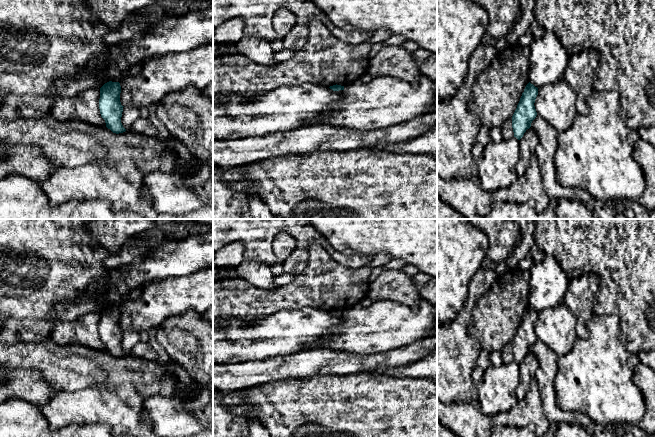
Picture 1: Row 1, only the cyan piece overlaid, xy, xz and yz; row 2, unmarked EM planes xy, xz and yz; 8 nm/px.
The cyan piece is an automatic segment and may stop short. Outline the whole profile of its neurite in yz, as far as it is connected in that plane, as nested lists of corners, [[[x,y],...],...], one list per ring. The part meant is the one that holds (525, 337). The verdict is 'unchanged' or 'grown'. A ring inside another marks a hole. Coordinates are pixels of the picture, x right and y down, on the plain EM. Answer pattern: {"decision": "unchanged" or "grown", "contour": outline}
{"decision": "unchanged", "contour": [[[529,306],[524,313],[517,332],[512,340],[514,361],[518,364],[520,364],[526,354],[531,351],[532,345],[537,340],[534,330],[537,319],[538,312]]]}

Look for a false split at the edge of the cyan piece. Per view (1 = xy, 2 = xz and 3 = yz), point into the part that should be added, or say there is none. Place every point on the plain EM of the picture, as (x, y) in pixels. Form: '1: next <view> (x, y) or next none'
1: next none
2: next none
3: next none

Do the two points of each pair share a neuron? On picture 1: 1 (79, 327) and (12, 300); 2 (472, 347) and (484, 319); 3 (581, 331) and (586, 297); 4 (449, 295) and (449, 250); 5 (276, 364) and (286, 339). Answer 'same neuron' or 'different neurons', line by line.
1: different neurons
2: different neurons
3: same neuron
4: same neuron
5: different neurons

